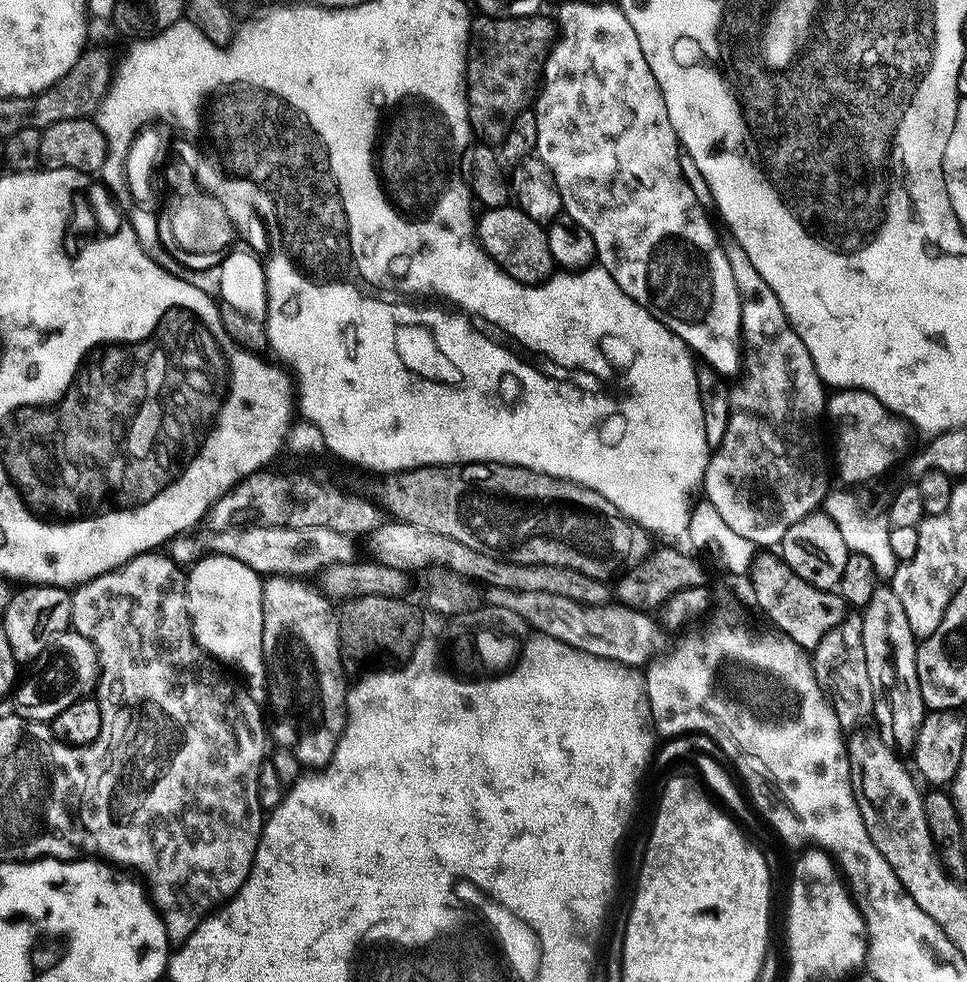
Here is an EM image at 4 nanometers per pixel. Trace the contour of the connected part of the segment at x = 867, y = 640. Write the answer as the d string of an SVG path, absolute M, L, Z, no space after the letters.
M878 586L874 598L862 610L862 647L866 650L866 674L870 674L875 731L894 750L915 749L916 735L926 715L916 669L918 641L910 630L906 609L891 587Z

